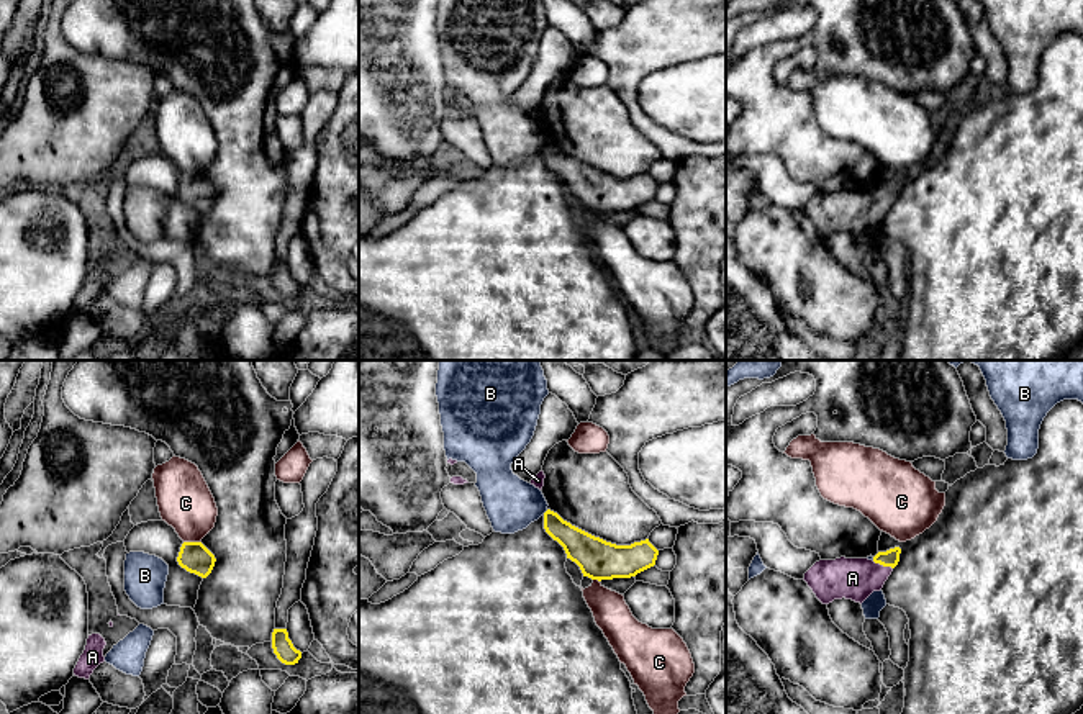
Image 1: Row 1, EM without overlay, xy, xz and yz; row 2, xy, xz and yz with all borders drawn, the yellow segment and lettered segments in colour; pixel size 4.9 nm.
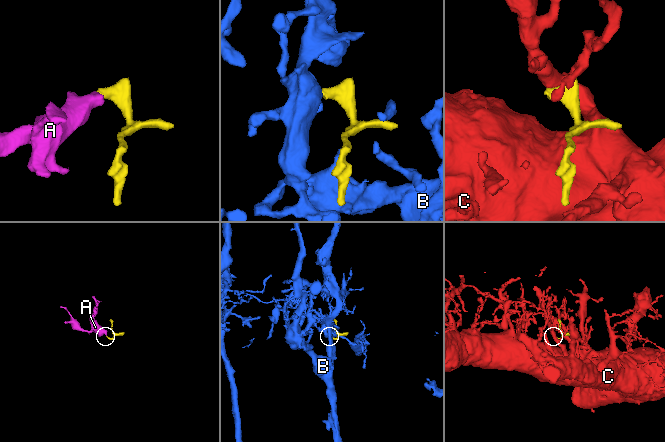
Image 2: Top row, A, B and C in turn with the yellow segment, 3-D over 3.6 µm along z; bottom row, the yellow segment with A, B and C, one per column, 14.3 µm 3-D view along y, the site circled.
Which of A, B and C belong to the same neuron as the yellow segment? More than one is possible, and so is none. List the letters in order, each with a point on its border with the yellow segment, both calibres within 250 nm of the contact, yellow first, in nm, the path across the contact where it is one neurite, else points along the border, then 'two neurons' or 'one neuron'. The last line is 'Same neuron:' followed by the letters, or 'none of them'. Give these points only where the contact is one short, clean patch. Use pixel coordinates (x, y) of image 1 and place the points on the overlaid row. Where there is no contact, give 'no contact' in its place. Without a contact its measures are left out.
A: yz (882, 564) | 80/200 nm | across yz (890, 557), (882, 564), (870, 575), (852, 578) | one neuron
B: xz (546, 511) | 160/260 nm | along xz (548, 510), (543, 513) | two neurons
C: xy (192, 542) | 150/260 nm | two neurons
Same neuron: A

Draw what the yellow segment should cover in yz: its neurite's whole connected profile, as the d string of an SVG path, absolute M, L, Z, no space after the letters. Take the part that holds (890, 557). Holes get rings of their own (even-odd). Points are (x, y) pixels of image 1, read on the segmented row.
M901 549L878 552L868 558L819 560L806 573L804 581L822 604L834 599L863 603L873 591L880 591L899 562Z

